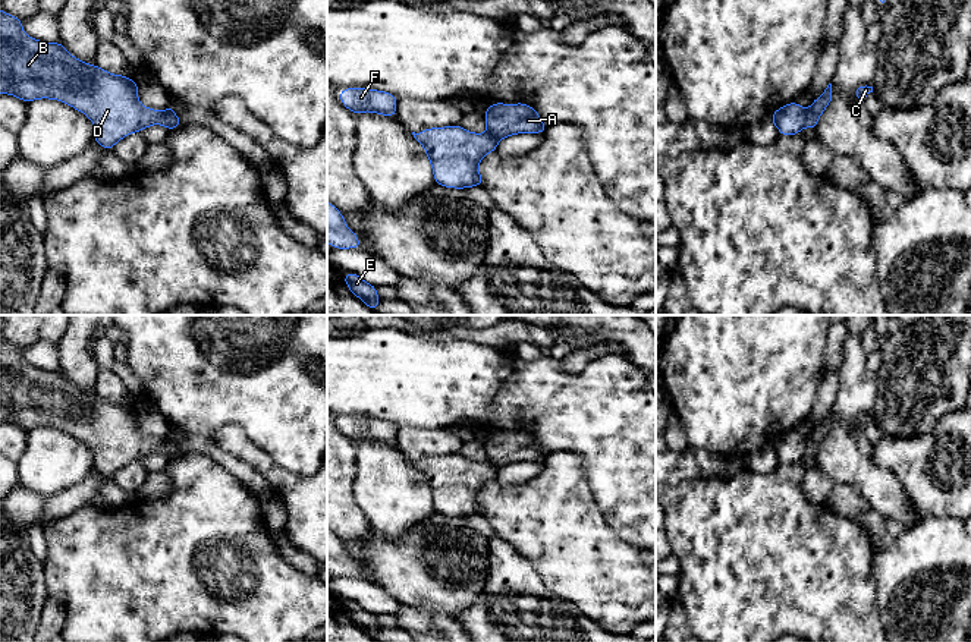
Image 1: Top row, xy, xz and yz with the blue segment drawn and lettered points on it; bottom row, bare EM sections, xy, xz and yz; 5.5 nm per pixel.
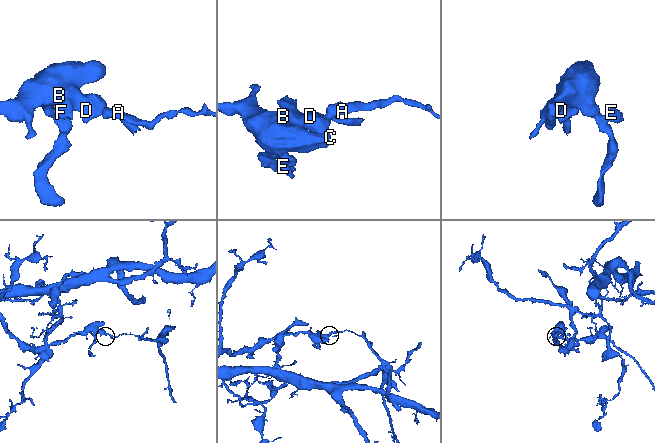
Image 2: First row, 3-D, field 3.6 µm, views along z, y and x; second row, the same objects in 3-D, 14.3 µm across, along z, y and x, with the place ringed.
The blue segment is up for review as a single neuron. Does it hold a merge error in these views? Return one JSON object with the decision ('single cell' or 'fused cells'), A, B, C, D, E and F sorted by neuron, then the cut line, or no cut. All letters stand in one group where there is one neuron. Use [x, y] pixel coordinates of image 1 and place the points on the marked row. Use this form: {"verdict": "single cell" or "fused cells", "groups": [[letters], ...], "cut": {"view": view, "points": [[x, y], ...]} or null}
{"verdict": "fused cells", "groups": [["A"], ["B", "C", "D", "E", "F"]], "cut": {"view": "xy", "points": [[163, 112], [165, 117], [175, 128]]}}

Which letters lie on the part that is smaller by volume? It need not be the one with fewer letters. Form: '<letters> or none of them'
A

